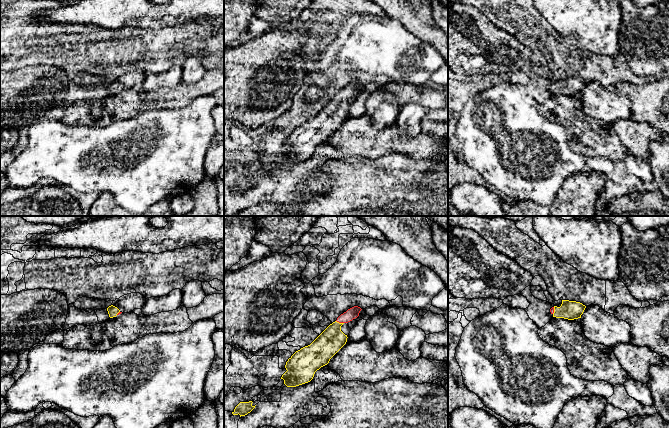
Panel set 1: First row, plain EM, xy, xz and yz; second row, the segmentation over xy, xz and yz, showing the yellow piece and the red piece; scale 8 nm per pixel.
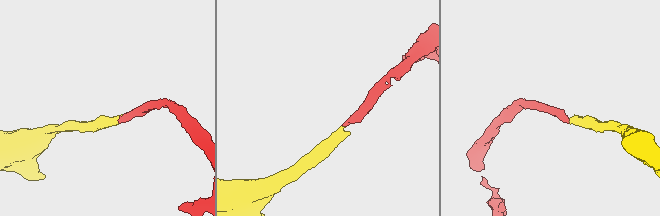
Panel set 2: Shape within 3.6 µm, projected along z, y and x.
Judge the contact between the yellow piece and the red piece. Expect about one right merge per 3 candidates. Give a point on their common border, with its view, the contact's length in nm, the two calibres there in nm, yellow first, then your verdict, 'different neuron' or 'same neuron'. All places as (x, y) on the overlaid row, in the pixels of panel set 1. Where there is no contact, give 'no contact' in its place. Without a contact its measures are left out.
contact xz (340, 323); length 70 nm; calibres 200 and 90 nm; same neuron

